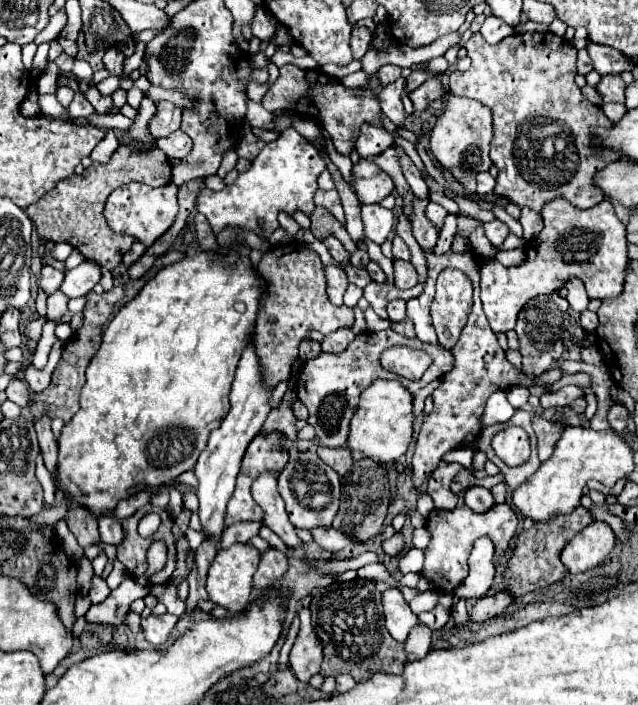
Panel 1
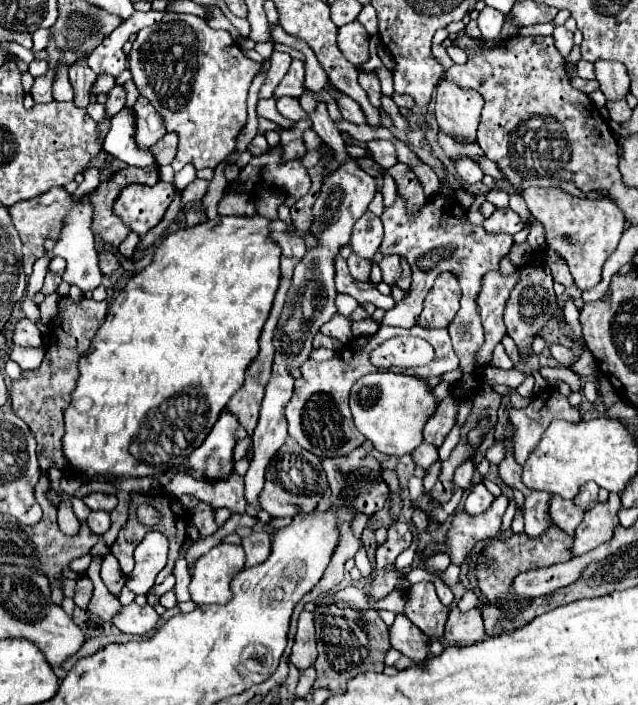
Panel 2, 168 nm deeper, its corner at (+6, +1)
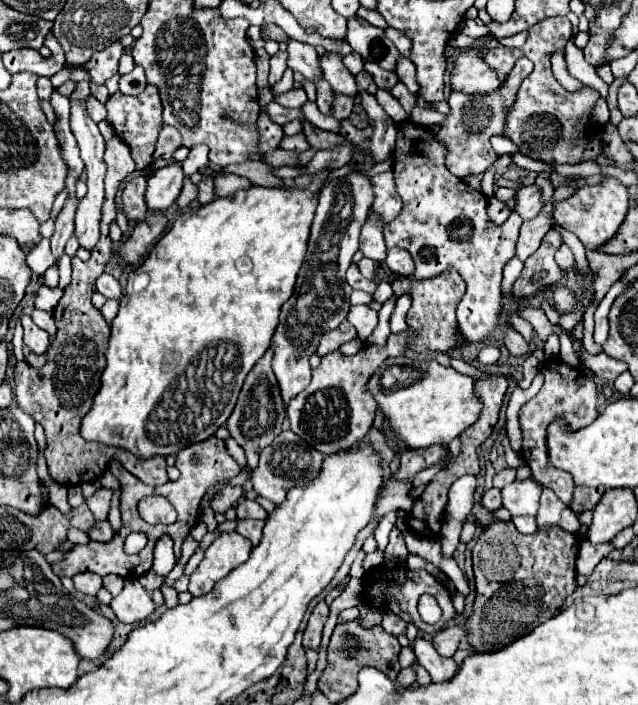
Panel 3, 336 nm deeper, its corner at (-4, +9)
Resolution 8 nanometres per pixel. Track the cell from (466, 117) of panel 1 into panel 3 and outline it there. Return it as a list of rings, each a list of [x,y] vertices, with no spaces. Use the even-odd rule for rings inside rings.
[[[468,49],[456,57],[450,83],[452,83],[452,91],[460,91],[466,95],[478,91],[492,93],[494,89],[500,87],[496,73],[478,55],[478,49]]]

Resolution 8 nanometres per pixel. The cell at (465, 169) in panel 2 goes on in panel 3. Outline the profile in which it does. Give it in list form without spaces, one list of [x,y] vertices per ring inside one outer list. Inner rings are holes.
[[[518,59],[512,73],[508,75],[506,85],[500,89],[488,93],[488,95],[464,95],[458,91],[450,93],[448,105],[450,105],[450,115],[446,121],[440,125],[438,141],[446,145],[446,167],[452,175],[464,179],[466,175],[480,175],[484,173],[496,159],[498,155],[490,147],[490,137],[492,135],[502,135],[504,133],[504,113],[510,109],[510,105],[516,99],[516,91],[526,75],[530,75],[532,63],[528,59]]]

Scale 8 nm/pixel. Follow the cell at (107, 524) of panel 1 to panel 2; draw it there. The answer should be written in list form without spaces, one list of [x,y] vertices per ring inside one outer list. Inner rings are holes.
[[[90,511],[86,523],[98,537],[102,537],[110,529],[110,517],[106,511]]]

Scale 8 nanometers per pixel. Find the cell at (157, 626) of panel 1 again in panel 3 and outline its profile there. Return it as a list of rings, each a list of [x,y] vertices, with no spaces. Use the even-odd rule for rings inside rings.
[[[126,579],[126,585],[118,597],[110,603],[118,621],[122,623],[142,623],[154,613],[152,595],[138,583],[138,579]]]

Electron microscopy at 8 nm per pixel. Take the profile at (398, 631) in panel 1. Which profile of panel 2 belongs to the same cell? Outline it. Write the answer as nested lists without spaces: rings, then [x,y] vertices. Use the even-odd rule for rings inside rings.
[[[402,613],[396,615],[396,621],[390,627],[390,643],[414,665],[428,659],[428,637],[424,637],[424,633],[420,633],[420,629],[416,629]]]

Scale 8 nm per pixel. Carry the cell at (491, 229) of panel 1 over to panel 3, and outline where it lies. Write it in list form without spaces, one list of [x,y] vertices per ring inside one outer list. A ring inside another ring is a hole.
[[[528,185],[528,187],[522,187],[522,189],[516,191],[516,207],[514,207],[514,211],[524,221],[530,221],[530,217],[538,215],[540,209],[542,209],[540,191],[536,189],[536,185]]]

